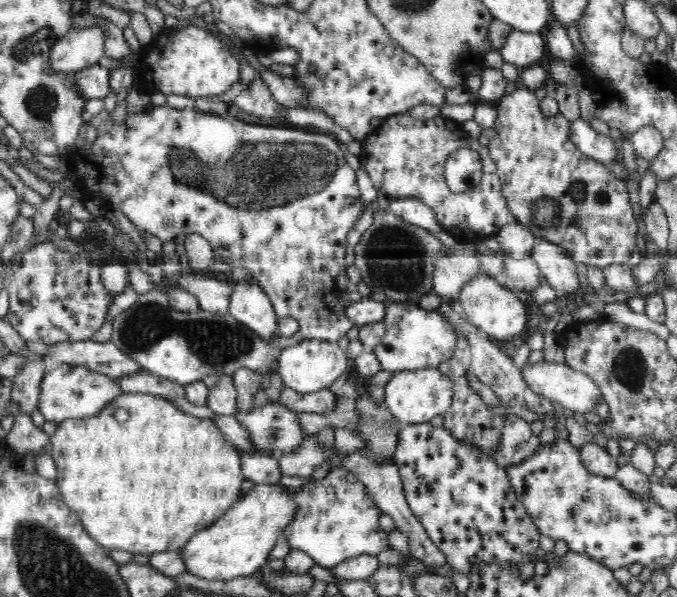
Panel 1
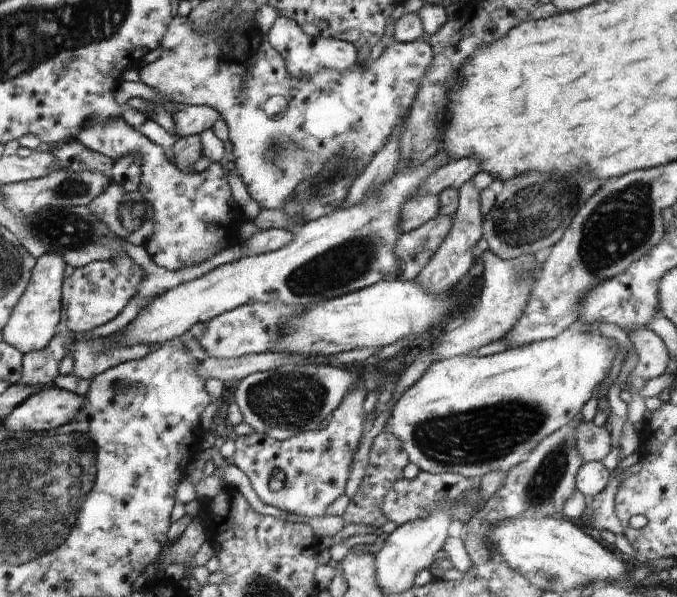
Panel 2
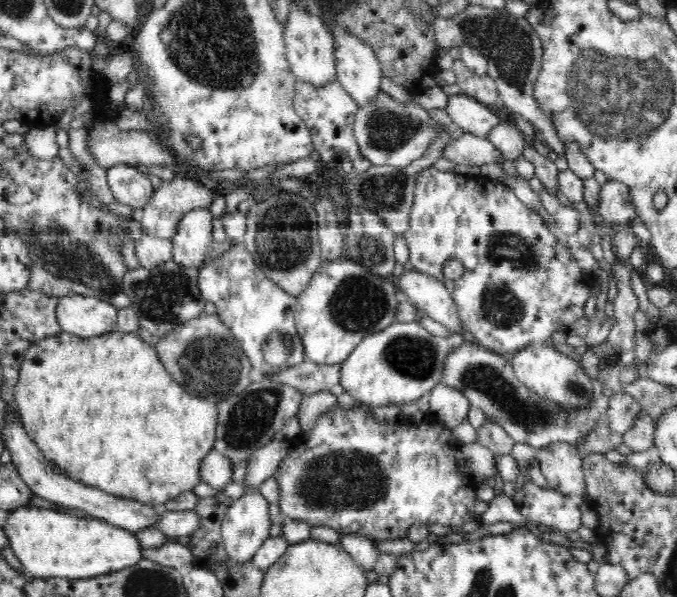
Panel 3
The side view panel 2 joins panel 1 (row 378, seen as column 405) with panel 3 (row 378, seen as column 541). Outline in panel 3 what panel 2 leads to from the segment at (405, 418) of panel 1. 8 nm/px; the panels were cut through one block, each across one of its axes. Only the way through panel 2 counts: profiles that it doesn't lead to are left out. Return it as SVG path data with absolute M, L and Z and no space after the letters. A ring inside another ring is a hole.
M395 321L388 328L366 336L350 357L341 363L340 384L343 389L359 401L371 406L404 405L405 403L418 400L427 395L434 386L441 383L445 363L449 355L465 344L461 334L452 334L448 338L438 338L422 328L419 321L399 322Z

